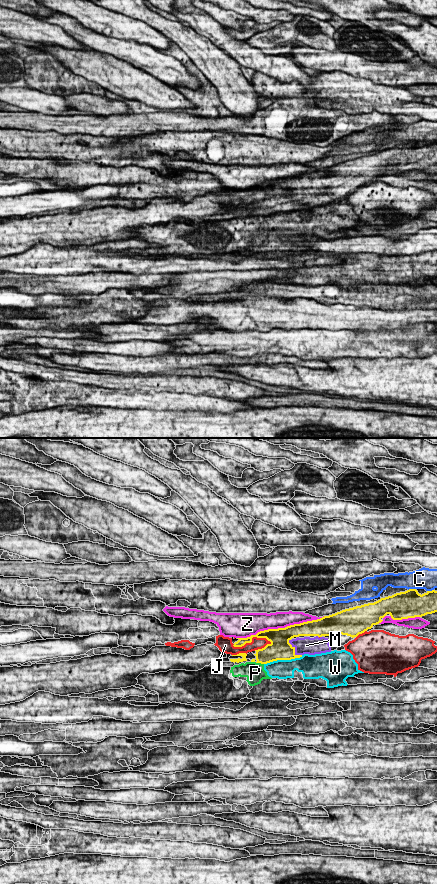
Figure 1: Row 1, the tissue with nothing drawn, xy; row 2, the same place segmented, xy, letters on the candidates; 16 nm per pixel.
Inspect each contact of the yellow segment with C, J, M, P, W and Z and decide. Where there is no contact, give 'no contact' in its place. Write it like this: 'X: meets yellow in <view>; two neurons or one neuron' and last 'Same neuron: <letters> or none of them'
C: meets yellow in xy; two neurons
J: meets yellow in xy; two neurons
M: meets yellow in xy; one neuron
P: meets yellow in xy; two neurons
W: meets yellow in xy; two neurons
Z: meets yellow in xy; two neurons
Same neuron: M

